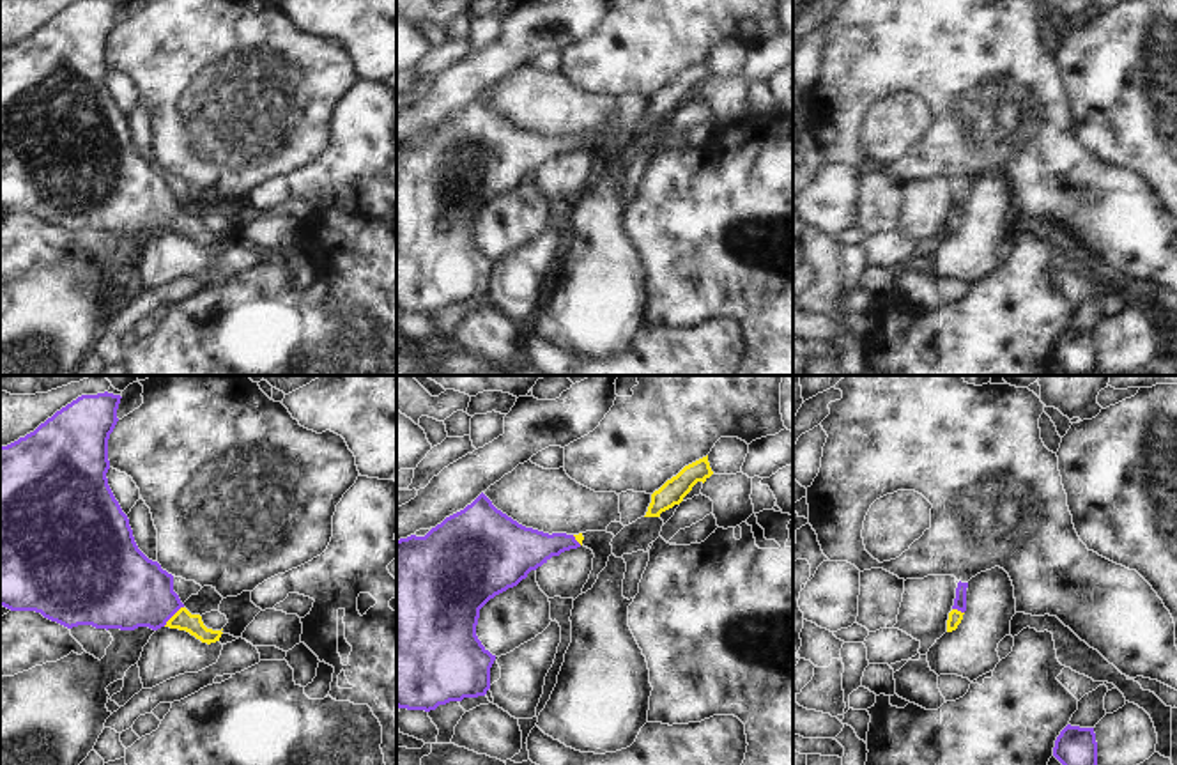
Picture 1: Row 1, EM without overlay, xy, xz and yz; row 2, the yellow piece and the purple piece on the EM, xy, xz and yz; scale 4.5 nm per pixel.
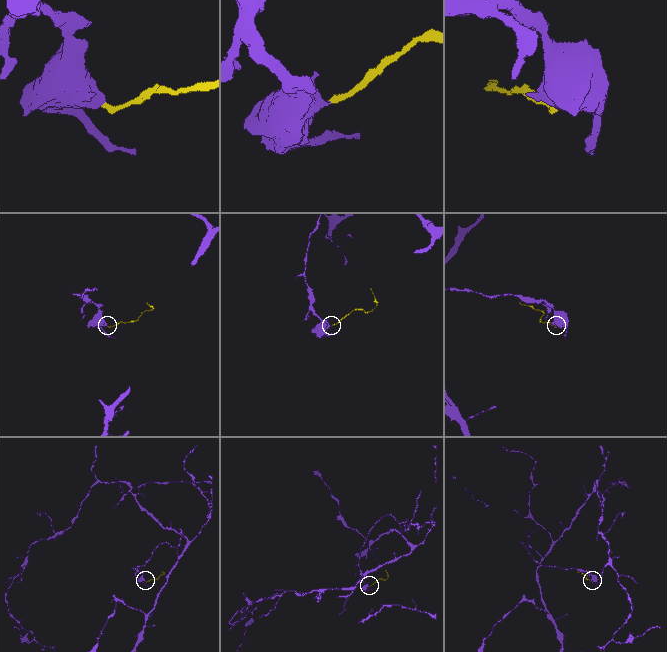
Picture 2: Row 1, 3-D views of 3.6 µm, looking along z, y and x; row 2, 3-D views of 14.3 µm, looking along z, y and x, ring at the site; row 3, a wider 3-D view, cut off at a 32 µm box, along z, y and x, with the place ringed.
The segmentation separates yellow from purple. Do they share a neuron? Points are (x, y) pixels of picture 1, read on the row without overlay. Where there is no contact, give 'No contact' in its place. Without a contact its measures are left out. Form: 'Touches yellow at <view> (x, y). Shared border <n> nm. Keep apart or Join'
Touches yellow at xy (172, 220). Shared border 130 nm. Join.

